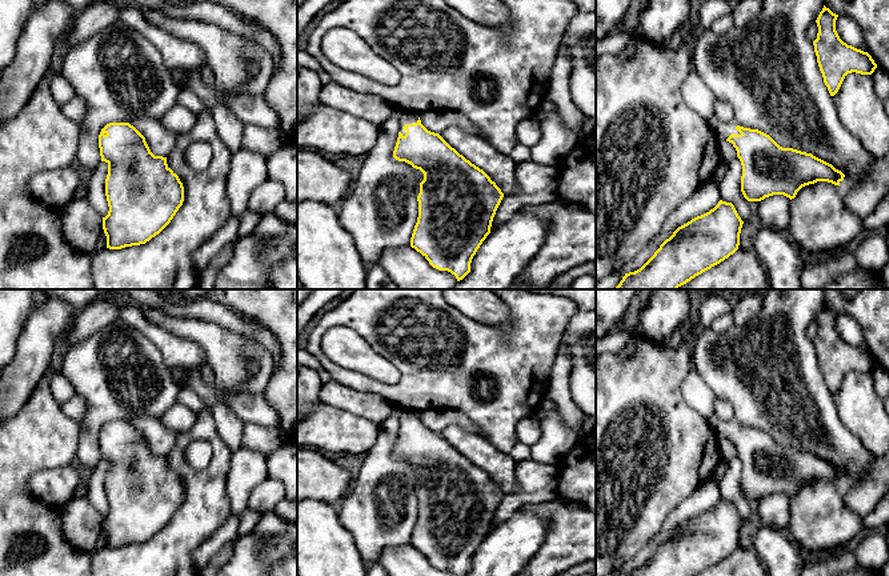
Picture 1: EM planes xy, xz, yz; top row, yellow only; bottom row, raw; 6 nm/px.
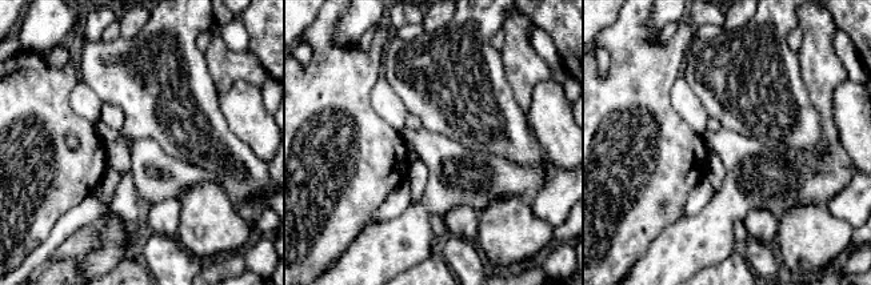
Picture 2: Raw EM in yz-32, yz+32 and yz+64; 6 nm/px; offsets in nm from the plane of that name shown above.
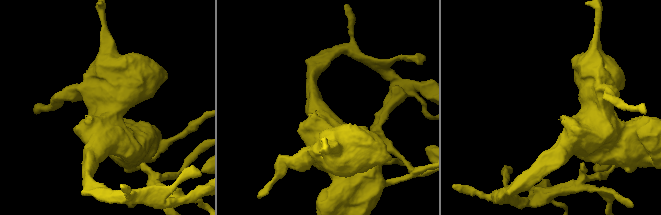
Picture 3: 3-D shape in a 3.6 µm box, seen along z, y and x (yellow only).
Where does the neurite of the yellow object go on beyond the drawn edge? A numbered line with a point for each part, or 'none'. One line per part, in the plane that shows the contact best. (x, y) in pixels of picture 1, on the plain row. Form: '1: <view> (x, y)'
1: xz (404, 416)

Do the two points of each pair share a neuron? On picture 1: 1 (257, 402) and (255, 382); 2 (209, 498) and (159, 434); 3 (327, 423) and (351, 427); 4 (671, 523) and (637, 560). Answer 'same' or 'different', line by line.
1: different
2: different
3: same
4: same

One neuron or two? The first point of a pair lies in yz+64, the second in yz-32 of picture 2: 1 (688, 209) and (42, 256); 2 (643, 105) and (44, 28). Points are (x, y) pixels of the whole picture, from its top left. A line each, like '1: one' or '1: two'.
1: one
2: two

